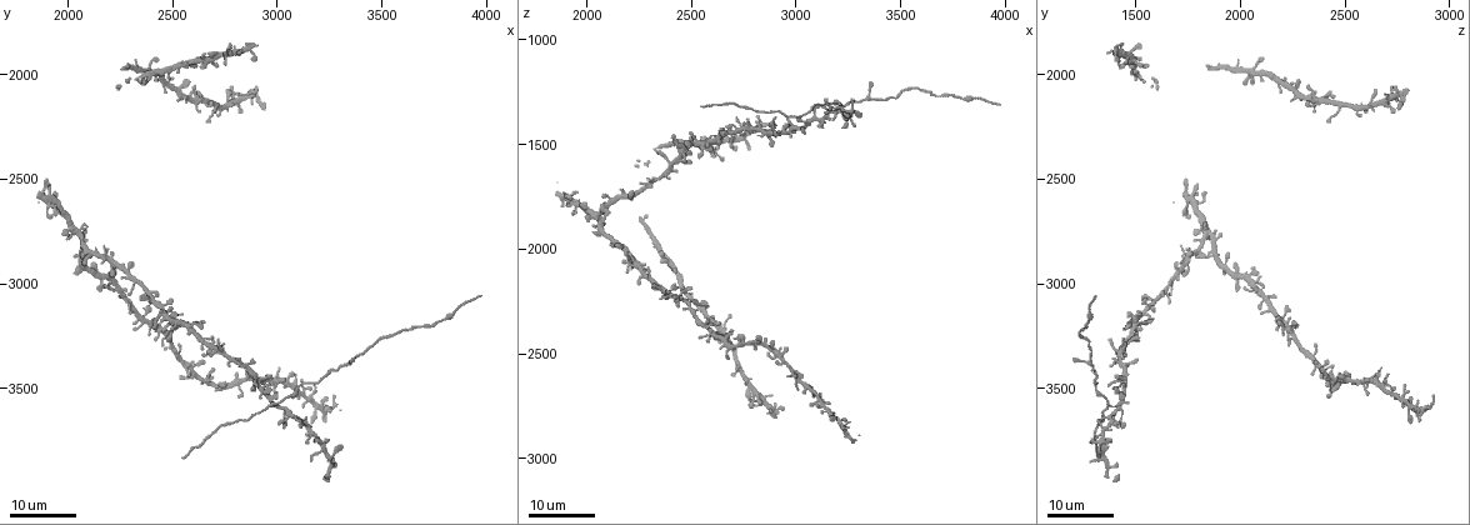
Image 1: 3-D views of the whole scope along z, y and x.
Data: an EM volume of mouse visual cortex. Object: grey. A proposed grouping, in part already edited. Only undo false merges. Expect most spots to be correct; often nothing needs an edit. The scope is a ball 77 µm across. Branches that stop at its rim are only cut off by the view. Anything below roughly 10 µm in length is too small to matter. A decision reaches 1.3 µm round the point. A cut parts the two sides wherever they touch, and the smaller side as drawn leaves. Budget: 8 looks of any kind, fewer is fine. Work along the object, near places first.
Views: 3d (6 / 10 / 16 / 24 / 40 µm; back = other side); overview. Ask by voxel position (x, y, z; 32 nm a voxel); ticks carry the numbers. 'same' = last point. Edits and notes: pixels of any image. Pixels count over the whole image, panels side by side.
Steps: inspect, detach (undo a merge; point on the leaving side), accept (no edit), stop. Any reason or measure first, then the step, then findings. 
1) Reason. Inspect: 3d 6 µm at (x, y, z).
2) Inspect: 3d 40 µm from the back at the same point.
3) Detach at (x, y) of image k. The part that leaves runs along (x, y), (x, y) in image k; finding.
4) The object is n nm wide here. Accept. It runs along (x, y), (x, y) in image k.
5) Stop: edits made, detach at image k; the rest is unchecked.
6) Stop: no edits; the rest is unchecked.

Thick turns thin. Inspect: 3d 24 µm at (3490, 3270, 1270).

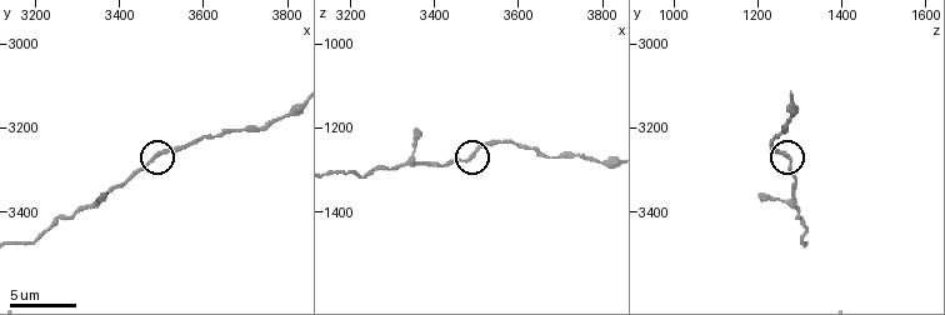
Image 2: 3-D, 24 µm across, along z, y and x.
Inspect: 3d 6 µm at (3485, 3260, 1265).

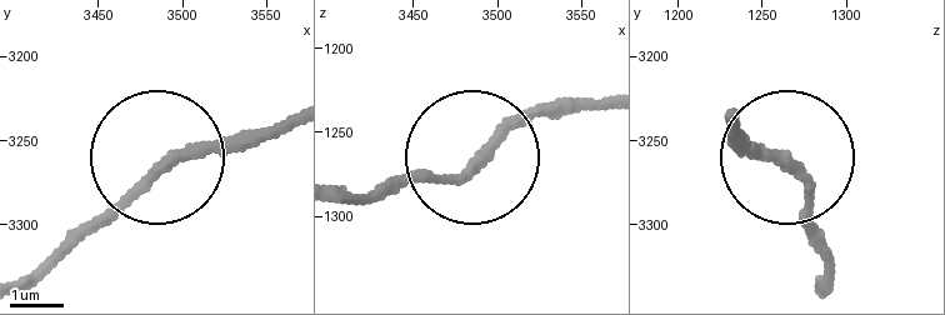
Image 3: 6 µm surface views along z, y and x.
Accept. It runs along (346, 194), (373, 198), (466, 166), (570, 99) in image 3; continuous, no second neuron.

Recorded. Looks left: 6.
Sudden change in width. Inspect: 3d 16 µm at (3380, 3350, 1280).

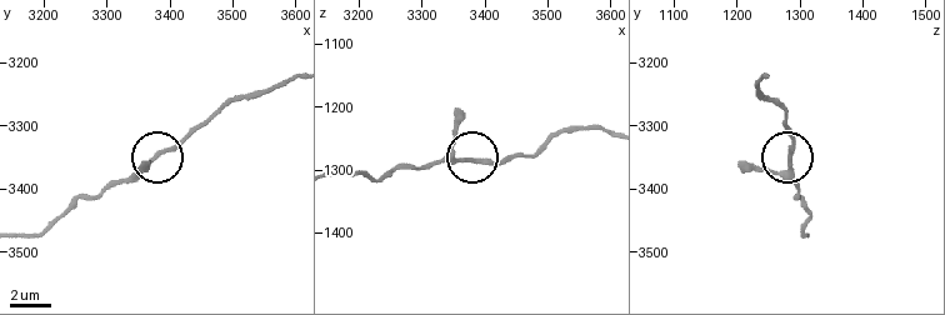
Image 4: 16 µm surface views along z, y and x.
Accept. It runs along (335, 175), (380, 180), (440, 160), (509, 160) in image 4; one neuron here.

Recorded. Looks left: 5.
Three-way junction. Inspect: 3d 24 µm at (2960, 3590, 1370).

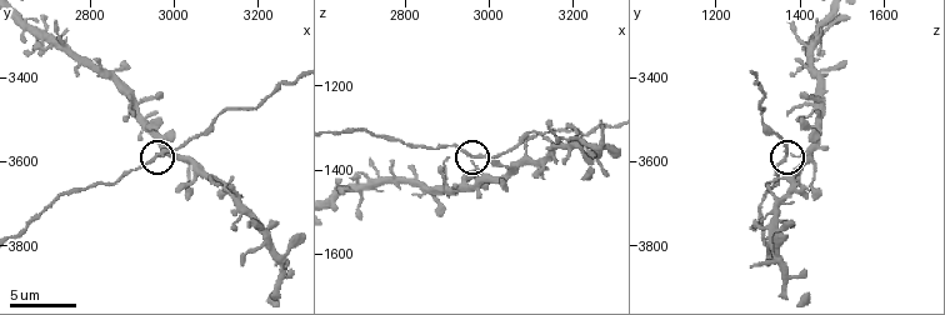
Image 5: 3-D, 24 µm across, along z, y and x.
Inspect: 3d 6 µm at (2960, 3585, 1370).

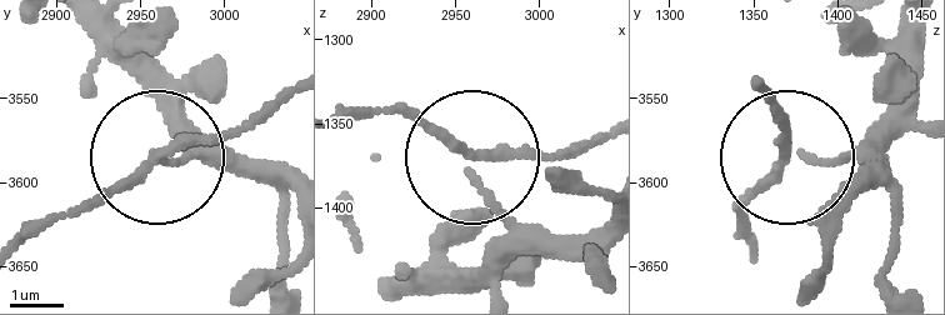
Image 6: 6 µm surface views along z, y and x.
3 arms meet here. Accept. It runs along (84, 31), (183, 156), (146, 156), (71, 215) in image 6; one neuron here.

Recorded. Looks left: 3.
Narrows sharply. Inspect: 3d 16 µm at (2690, 3285, 1450).

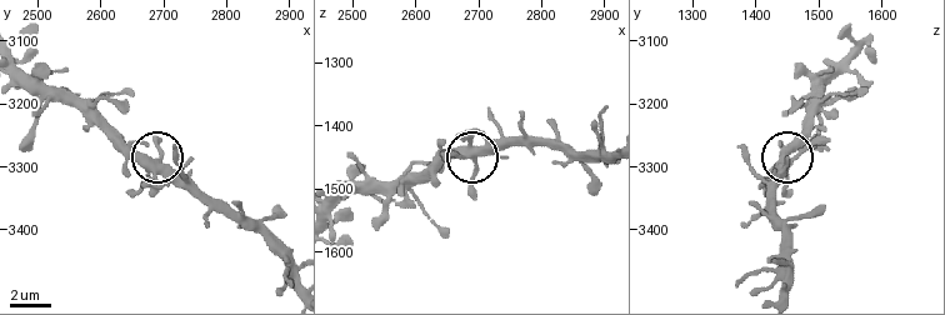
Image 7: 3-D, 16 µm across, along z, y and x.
The object is 350 nm wide here. Accept. It runs along (21, 66), (46, 85), (71, 93), (190, 191) in image 7; all the same neuron.

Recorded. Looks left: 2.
Stop: no edits; the rest is unchecked.

